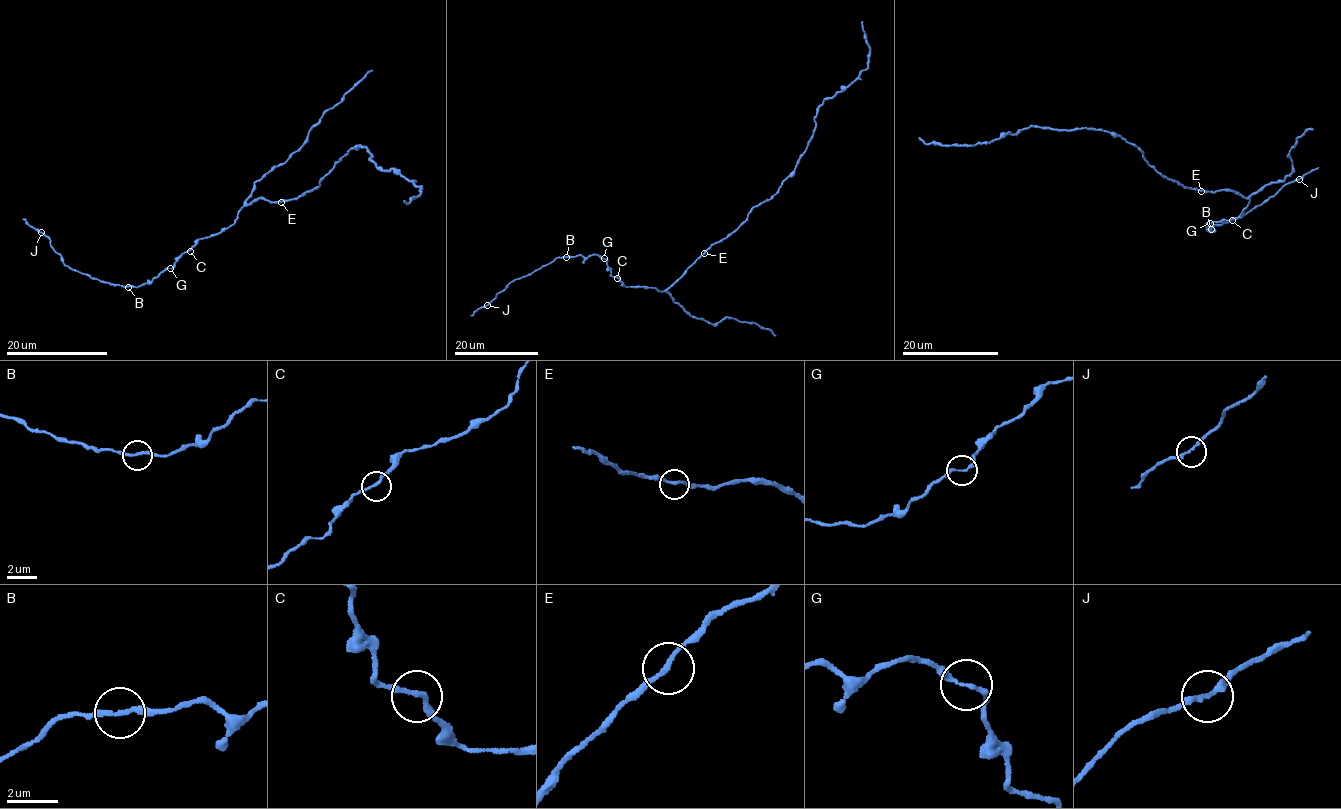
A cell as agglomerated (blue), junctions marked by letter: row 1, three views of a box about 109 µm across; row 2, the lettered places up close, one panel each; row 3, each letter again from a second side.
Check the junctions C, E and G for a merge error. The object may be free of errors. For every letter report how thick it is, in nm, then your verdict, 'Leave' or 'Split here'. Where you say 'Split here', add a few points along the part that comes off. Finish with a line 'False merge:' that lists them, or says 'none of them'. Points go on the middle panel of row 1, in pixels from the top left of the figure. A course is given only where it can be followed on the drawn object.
C: Thickness 180 nm. Leave
E: Thickness 170 nm. Leave
G: Thickness 180 nm. Leave
False merge: none of them

